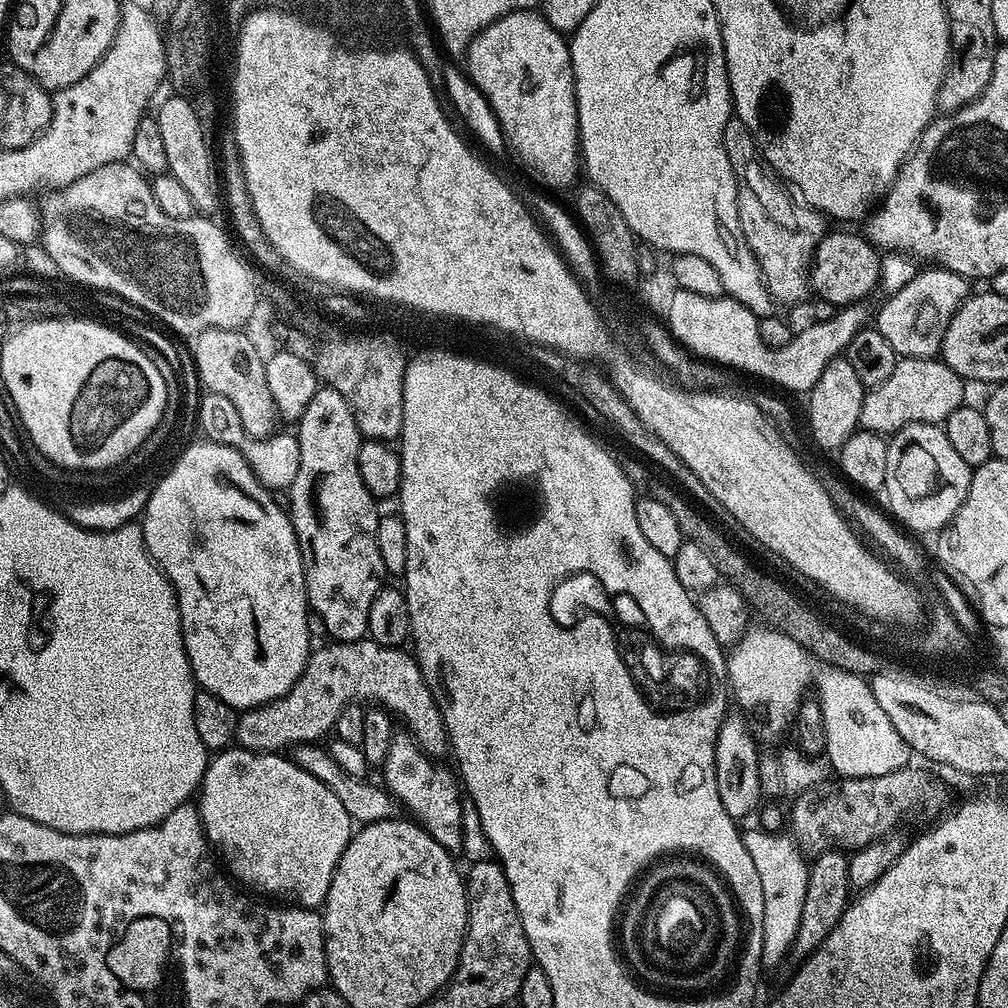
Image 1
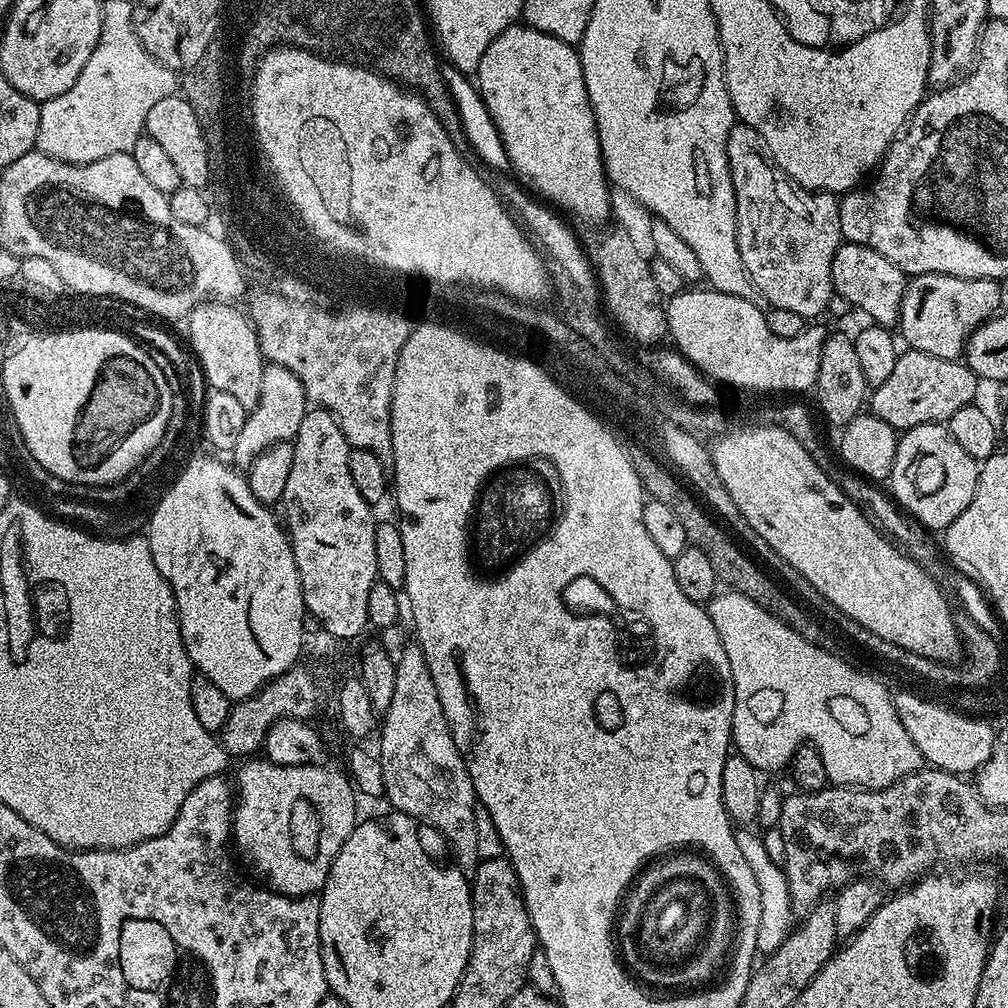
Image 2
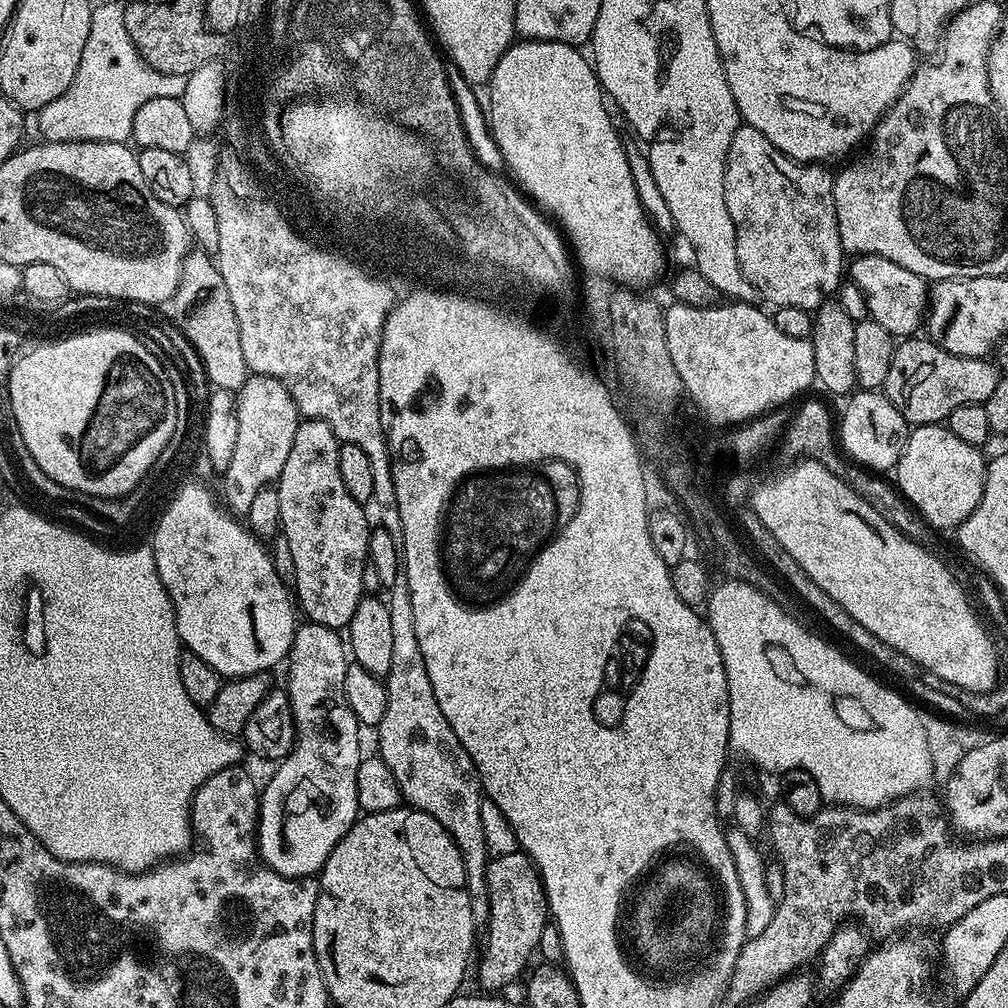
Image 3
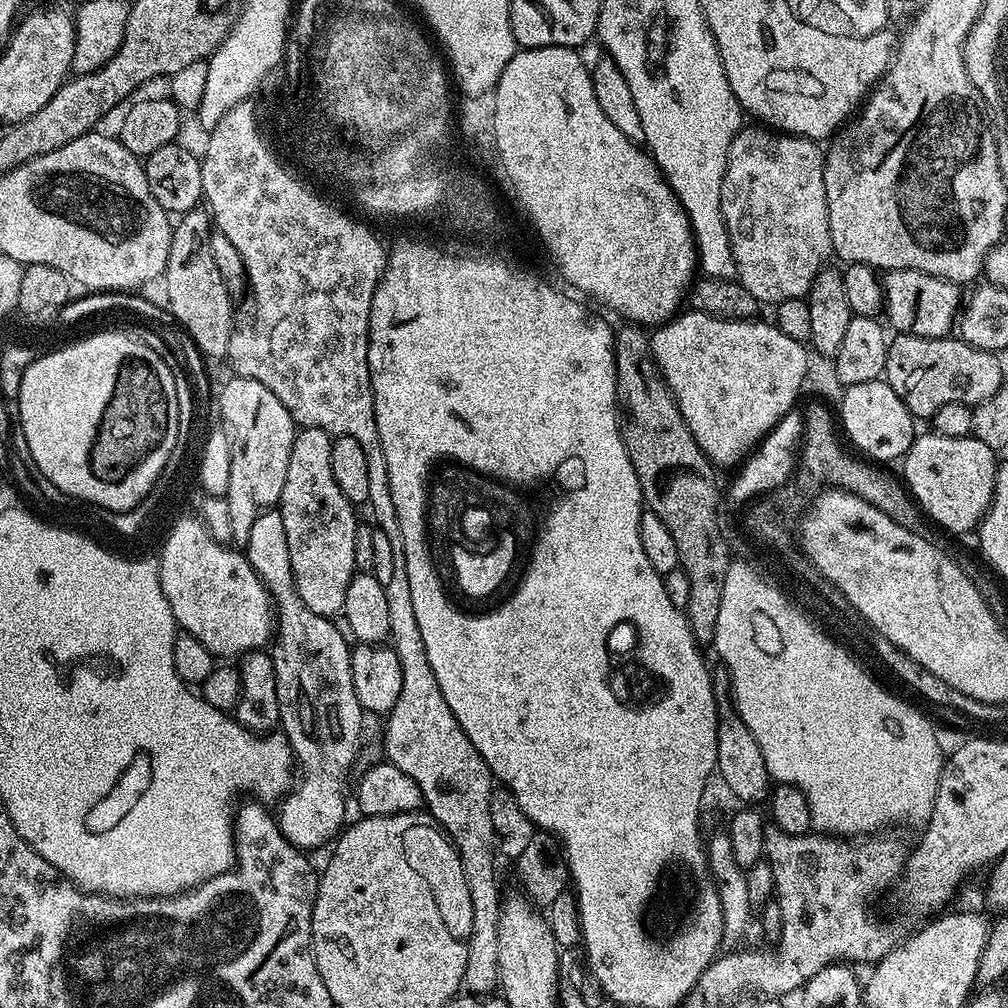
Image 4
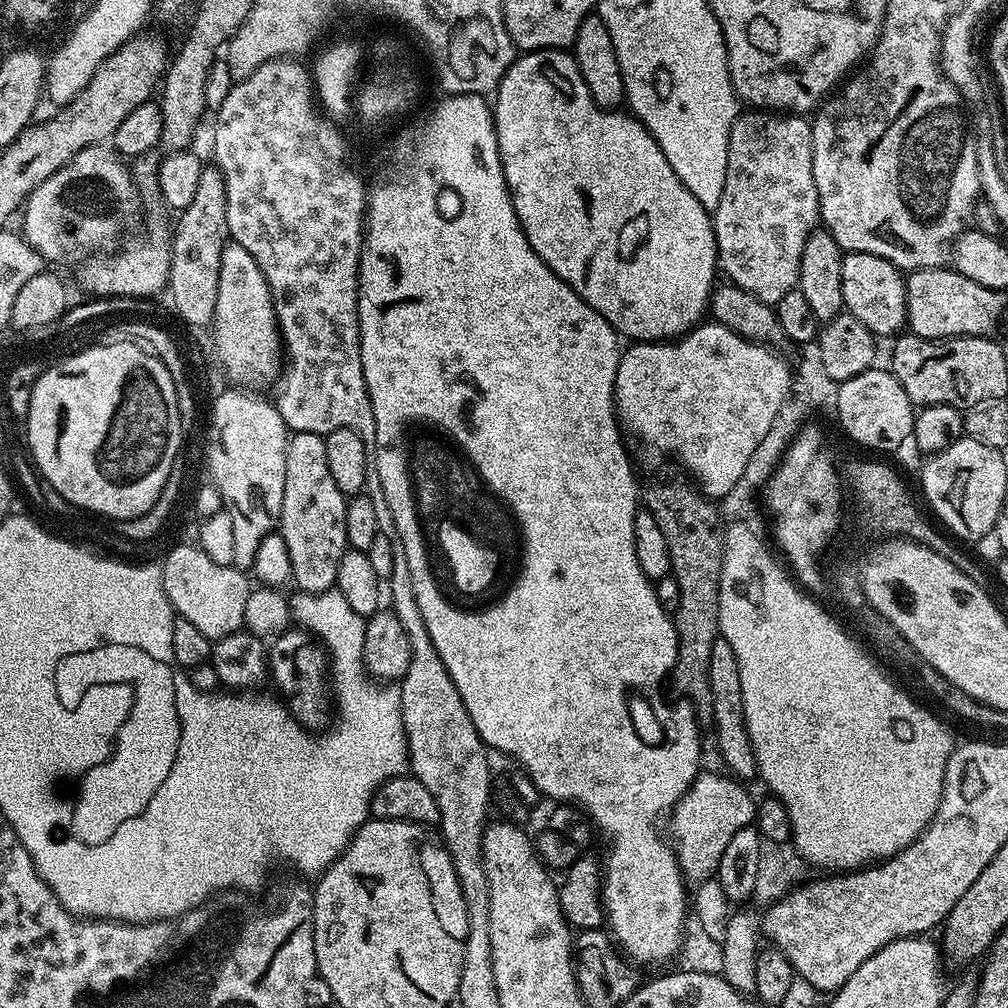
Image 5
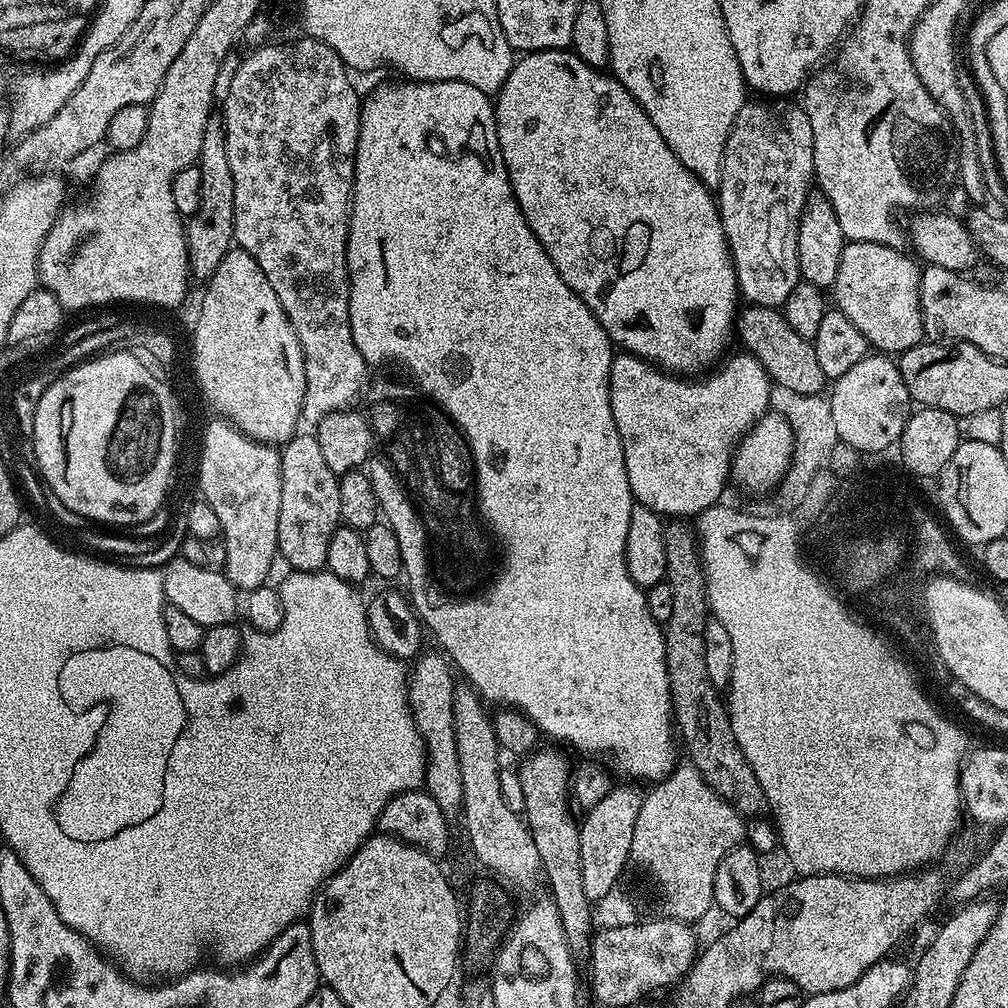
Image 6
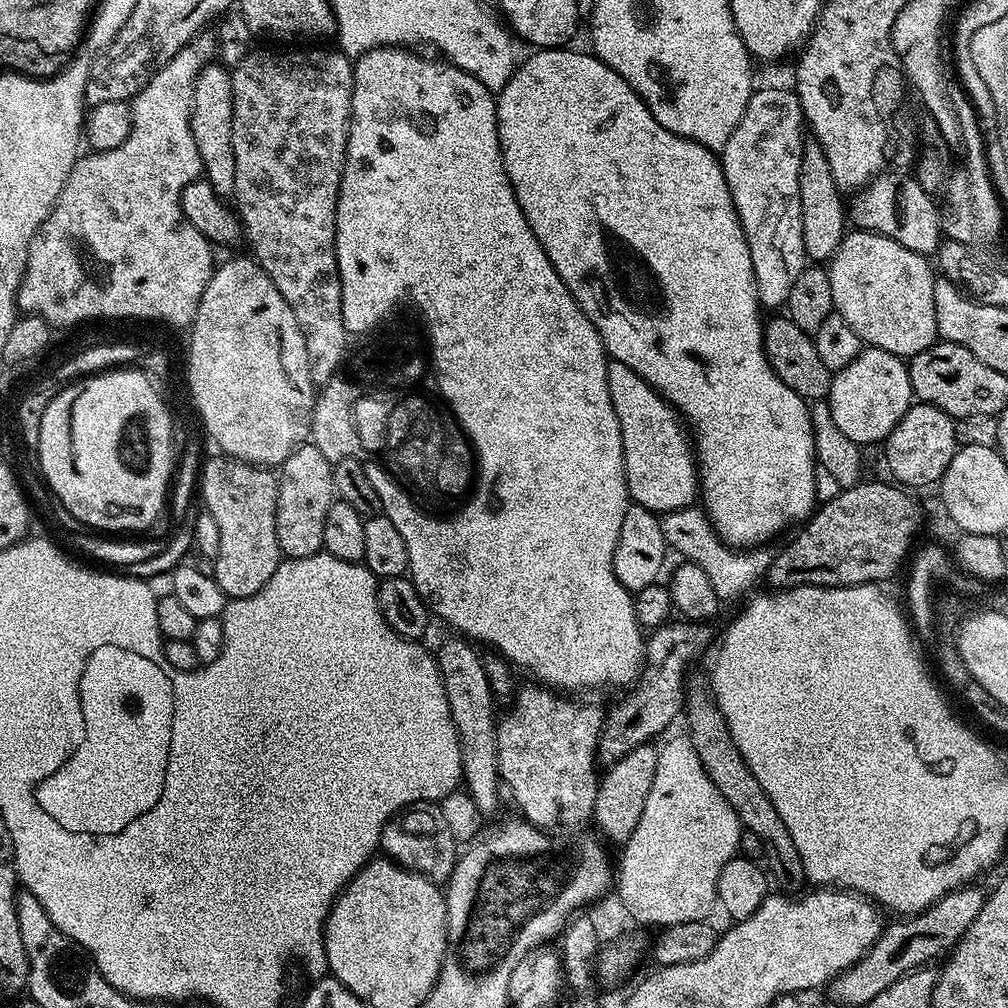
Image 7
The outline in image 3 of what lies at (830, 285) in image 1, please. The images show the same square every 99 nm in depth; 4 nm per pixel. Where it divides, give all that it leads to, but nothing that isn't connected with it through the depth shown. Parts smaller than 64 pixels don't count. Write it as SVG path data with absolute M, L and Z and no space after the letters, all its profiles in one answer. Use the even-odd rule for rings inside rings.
M878 254L855 257L847 265L846 272L850 282L865 298L867 315L874 322L878 322L878 326L890 330L893 338L912 338L919 333L916 332L919 328L921 331L926 320L929 281L914 274L914 270L906 270L906 266L898 266L898 262L890 262L890 258L882 258Z

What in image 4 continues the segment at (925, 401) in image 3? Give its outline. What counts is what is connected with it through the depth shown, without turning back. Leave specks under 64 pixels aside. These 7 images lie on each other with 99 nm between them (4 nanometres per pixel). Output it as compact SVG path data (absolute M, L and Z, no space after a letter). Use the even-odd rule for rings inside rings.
M893 335L888 342L884 376L894 394L902 398L916 418L931 418L937 410L946 406L946 402L975 406L994 395L1005 383L997 353L978 350L959 338L943 336L922 338Z

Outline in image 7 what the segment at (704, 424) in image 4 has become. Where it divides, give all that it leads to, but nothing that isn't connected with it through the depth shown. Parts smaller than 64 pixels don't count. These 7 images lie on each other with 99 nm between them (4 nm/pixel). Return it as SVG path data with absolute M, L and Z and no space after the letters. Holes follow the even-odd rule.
M609 359L606 382L610 386L610 402L614 402L614 414L618 414L618 426L622 430L624 469L631 501L657 514L691 507L700 496L700 473L694 444L682 423L680 413L663 396L653 390L641 376L634 374L630 366L622 366L622 362Z

